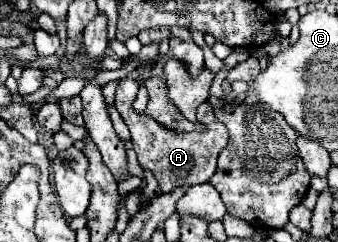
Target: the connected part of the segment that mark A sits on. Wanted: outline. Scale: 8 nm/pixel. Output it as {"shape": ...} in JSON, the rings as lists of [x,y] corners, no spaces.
{"shape":[[[122,79],[116,89],[116,107],[126,121],[130,133],[132,133],[132,145],[138,155],[138,163],[142,169],[148,169],[154,173],[158,181],[158,189],[154,195],[172,193],[176,187],[190,187],[196,183],[206,183],[216,171],[216,159],[218,153],[228,143],[228,131],[214,115],[213,107],[206,101],[197,109],[197,121],[204,124],[206,131],[172,131],[164,125],[160,125],[156,119],[146,115],[144,111],[134,111],[132,103],[136,99],[136,81],[134,79]]]}

